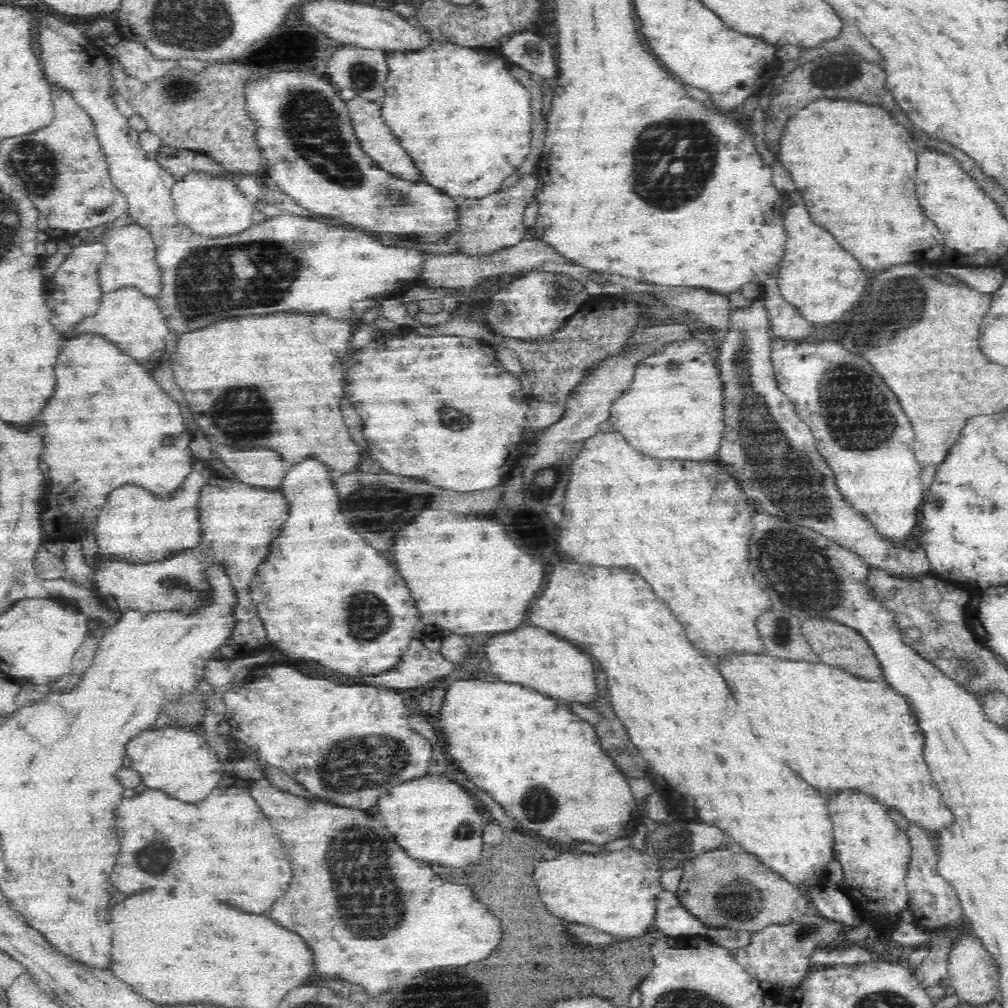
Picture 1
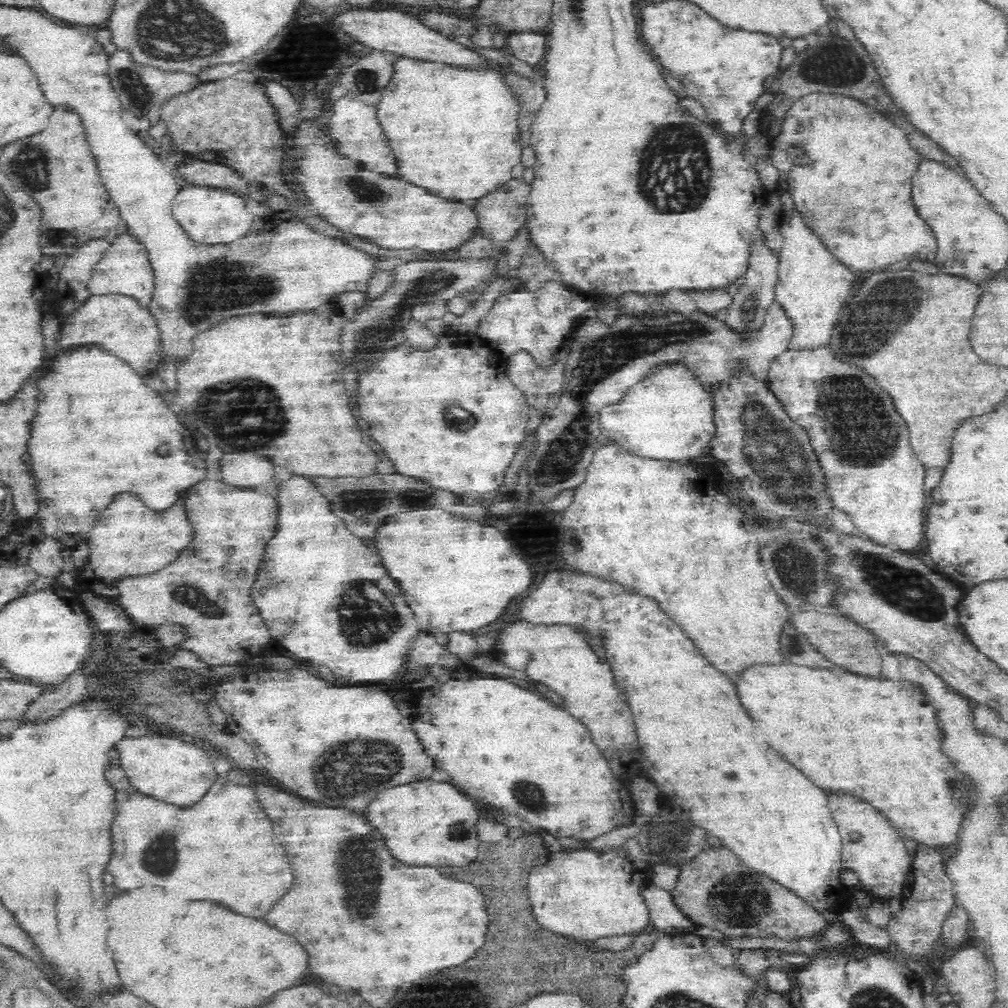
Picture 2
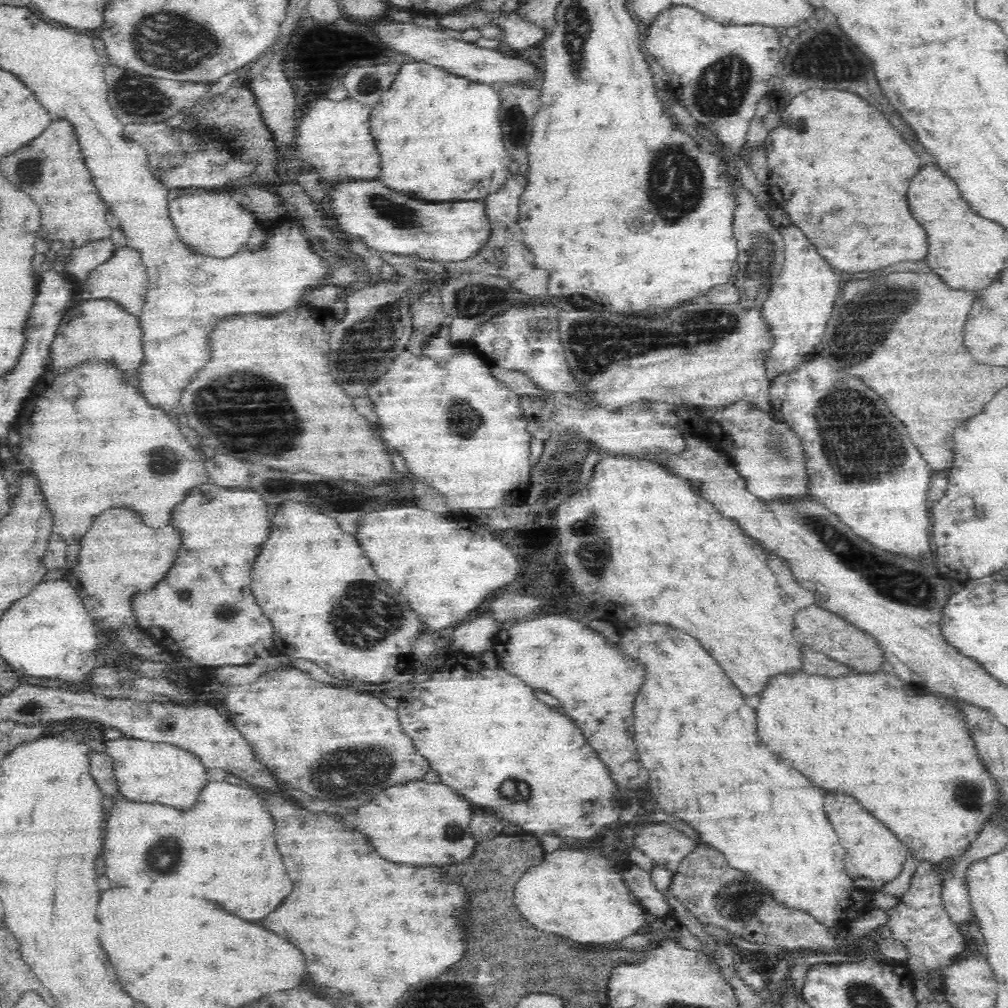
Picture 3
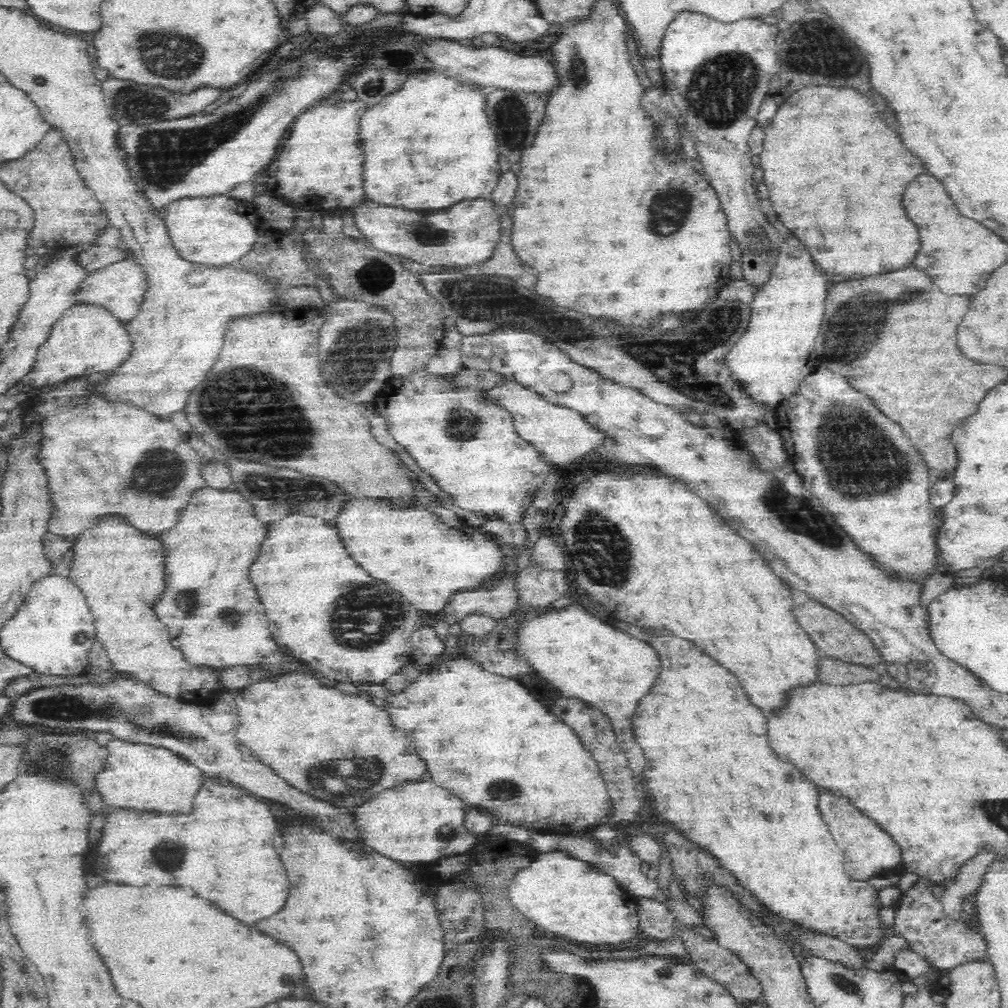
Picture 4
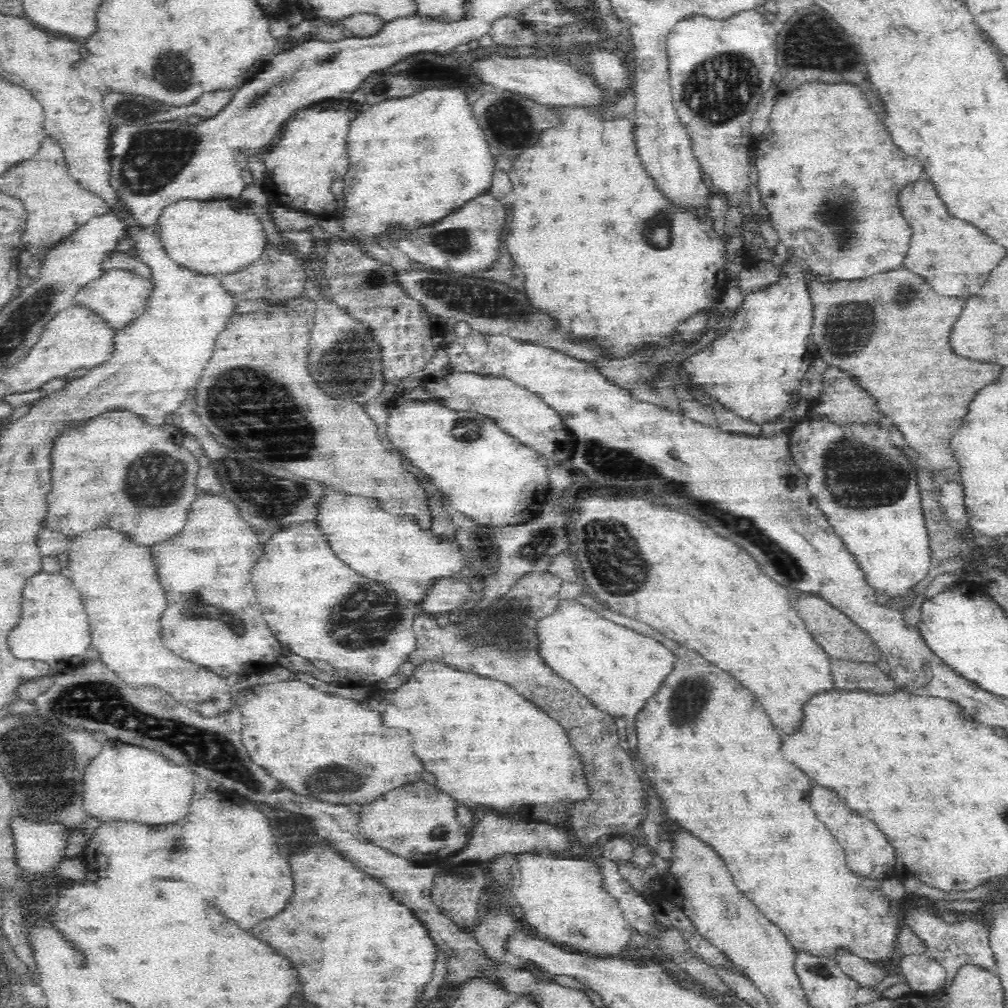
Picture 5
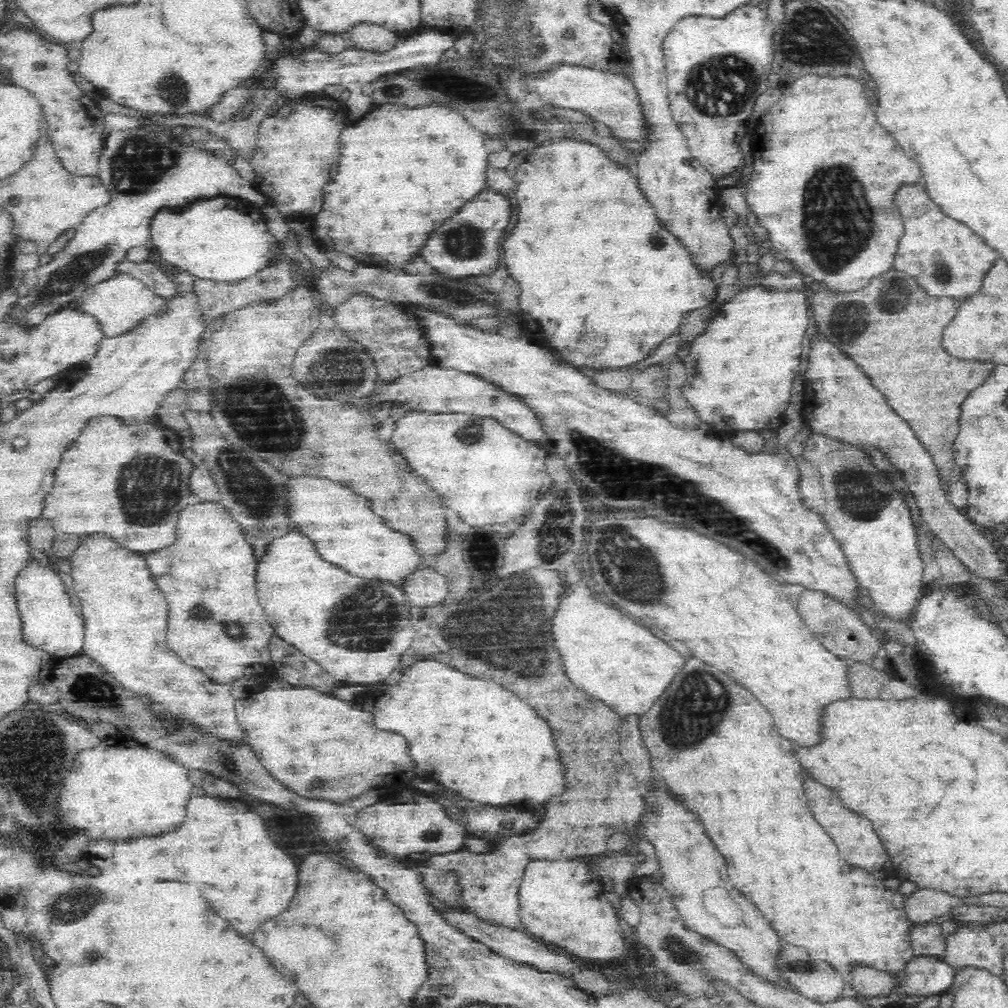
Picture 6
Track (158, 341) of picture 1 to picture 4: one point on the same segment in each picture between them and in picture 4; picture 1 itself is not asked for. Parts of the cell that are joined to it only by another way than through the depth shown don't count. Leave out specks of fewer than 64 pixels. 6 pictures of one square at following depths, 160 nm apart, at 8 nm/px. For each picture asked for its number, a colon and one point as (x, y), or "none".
2: (117, 324)
3: (96, 329)
4: (87, 338)

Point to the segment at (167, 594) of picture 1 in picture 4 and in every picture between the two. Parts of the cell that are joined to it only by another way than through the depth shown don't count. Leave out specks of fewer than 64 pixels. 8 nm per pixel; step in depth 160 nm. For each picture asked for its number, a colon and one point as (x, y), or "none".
2: (216, 572)
3: (221, 528)
4: (208, 554)

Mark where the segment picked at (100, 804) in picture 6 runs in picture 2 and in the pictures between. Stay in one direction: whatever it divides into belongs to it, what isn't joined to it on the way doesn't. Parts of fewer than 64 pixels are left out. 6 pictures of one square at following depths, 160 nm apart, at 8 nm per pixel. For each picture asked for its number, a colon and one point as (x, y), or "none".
2: (164, 767)
3: (146, 772)
4: (139, 777)
5: (125, 783)

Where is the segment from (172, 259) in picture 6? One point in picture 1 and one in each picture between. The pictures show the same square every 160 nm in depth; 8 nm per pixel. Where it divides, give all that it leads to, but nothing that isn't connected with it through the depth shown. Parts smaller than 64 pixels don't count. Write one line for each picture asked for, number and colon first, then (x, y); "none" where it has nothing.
1: (213, 207)
2: (209, 215)
3: (213, 224)
4: (202, 230)
5: (210, 237)

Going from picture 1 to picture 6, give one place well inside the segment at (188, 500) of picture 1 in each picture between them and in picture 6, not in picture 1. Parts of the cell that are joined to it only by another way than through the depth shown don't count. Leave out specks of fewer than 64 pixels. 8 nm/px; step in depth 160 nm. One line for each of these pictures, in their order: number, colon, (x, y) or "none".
2: (134, 541)
3: (119, 556)
4: (121, 572)
5: (121, 595)
6: (124, 614)

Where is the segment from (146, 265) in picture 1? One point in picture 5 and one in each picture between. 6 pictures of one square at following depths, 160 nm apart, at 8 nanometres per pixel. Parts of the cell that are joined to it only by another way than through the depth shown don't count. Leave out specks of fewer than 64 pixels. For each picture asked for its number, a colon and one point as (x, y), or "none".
2: (124, 269)
3: (123, 279)
4: (120, 288)
5: (119, 296)

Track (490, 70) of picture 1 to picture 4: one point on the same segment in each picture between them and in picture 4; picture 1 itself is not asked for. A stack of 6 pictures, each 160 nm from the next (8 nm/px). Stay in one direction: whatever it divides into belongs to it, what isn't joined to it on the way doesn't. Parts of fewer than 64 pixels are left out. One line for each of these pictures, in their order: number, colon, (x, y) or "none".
2: (452, 131)
3: (428, 114)
4: (428, 146)

